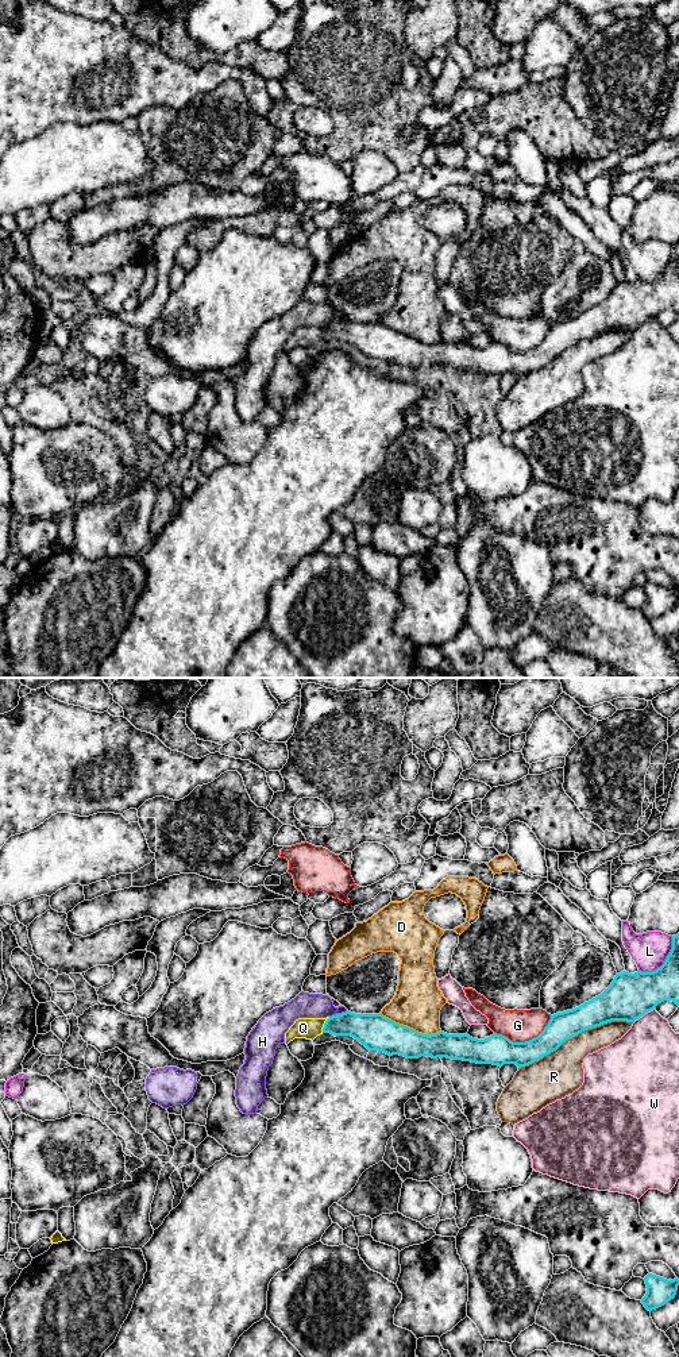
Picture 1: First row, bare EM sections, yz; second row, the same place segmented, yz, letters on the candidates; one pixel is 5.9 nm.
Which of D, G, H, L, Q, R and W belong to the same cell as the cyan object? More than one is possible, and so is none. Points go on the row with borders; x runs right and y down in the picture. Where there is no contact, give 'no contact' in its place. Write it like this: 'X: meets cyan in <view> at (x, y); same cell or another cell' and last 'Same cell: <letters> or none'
D: meets cyan in yz at (409, 1028); another cell
G: meets cyan in yz at (525, 1041); another cell
H: meets cyan in yz at (338, 1014); another cell
L: meets cyan in yz at (664, 962); another cell
Q: meets cyan in yz at (324, 1025); same cell
R: meets cyan in yz at (575, 1034); another cell
W: meets cyan in yz at (643, 1014); another cell
Same cell: Q

